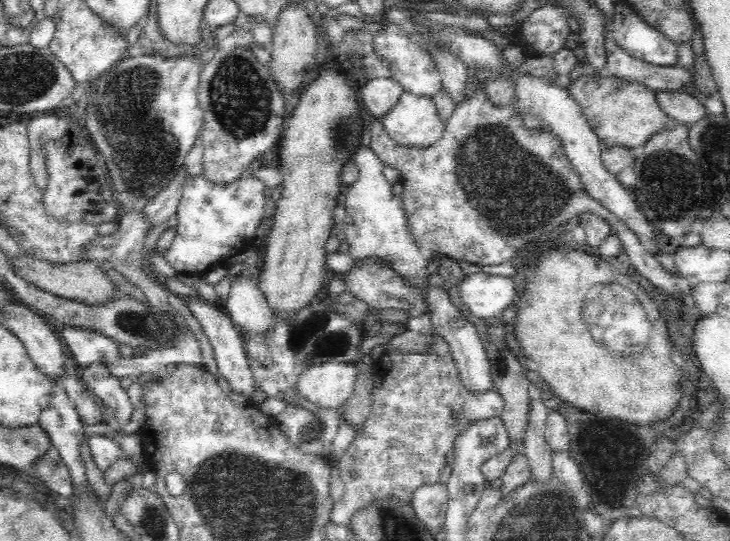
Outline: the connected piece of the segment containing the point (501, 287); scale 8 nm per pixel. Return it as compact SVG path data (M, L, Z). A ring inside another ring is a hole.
M481 271L466 275L456 285L458 286L458 296L460 296L465 313L482 320L502 316L503 310L517 300L516 285L512 277L488 275Z

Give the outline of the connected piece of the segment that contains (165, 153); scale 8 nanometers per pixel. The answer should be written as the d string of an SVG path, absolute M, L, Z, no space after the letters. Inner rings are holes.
M136 56L136 58L126 58L124 62L120 62L118 66L114 66L96 80L86 100L88 116L84 130L90 132L94 148L106 160L106 164L103 165L112 180L114 192L128 192L135 198L140 196L152 198L167 188L172 178L177 176L179 169L184 166L186 154L192 150L194 141L198 140L204 126L202 110L197 100L202 70L203 60L197 56L178 56L178 58Z

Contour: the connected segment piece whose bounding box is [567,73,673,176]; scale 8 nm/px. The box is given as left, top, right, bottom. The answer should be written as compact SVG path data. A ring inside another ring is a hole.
M585 73L574 80L567 89L572 99L580 106L590 128L601 140L601 163L606 171L614 176L634 164L634 155L629 149L639 149L652 135L666 131L673 125L666 113L660 109L655 91L642 84L622 81L614 76L602 75L594 78L591 74ZM589 82L596 82L598 86L586 90L584 85Z

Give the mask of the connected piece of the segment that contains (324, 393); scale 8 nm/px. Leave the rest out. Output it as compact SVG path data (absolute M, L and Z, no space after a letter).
M318 364L297 377L300 397L314 402L318 408L341 410L354 392L356 367L350 364Z

